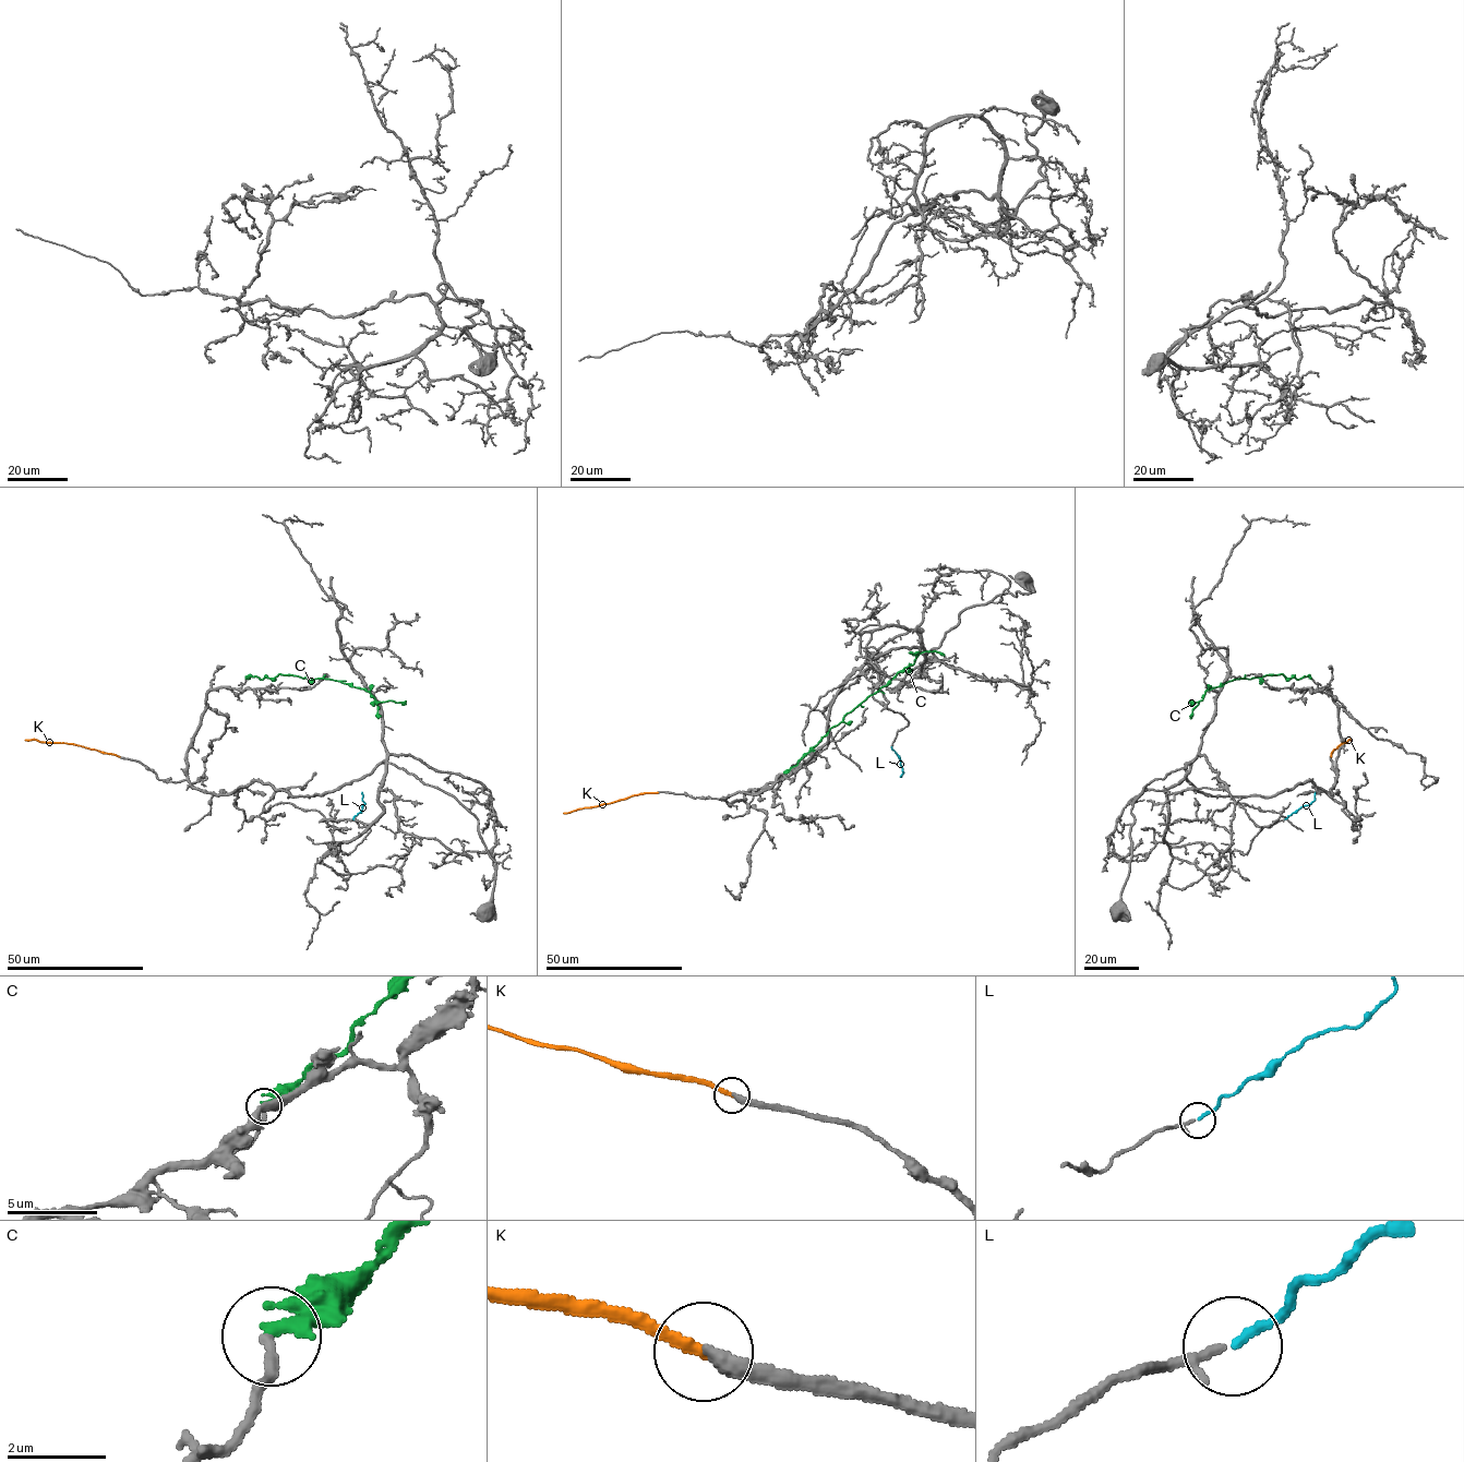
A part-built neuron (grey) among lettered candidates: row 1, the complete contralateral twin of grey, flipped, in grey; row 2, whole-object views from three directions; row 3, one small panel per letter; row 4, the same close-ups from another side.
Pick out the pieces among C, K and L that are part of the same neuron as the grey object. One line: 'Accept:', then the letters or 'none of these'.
Accept: K, L

